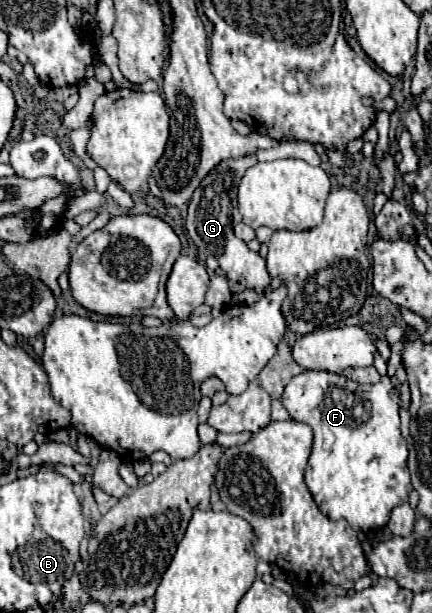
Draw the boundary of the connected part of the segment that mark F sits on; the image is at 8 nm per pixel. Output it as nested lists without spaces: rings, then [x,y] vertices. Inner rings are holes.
[[[303,371],[287,383],[281,403],[295,421],[307,423],[313,429],[315,441],[305,469],[305,483],[317,507],[329,519],[345,519],[353,529],[369,531],[385,527],[391,509],[405,503],[413,489],[407,469],[407,443],[399,433],[399,395],[391,379],[385,375],[385,389],[375,389],[375,385],[359,385],[339,373]]]

